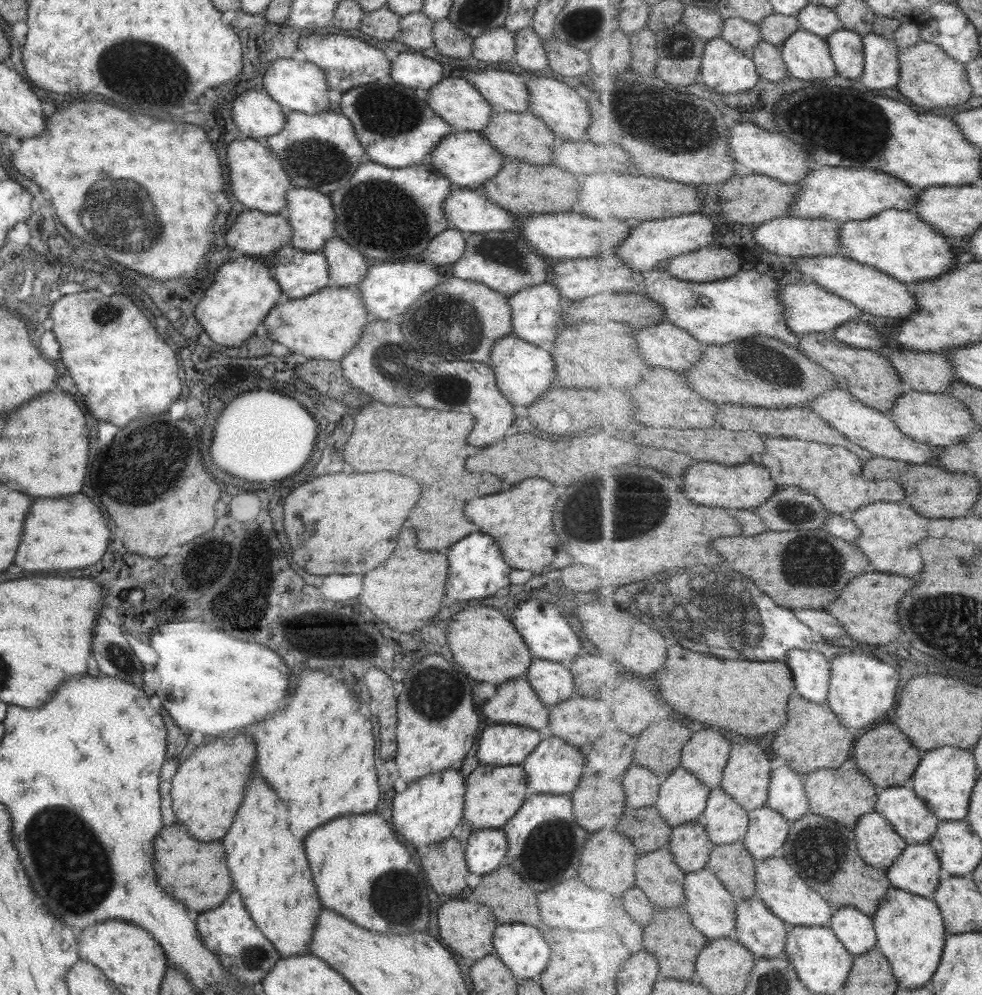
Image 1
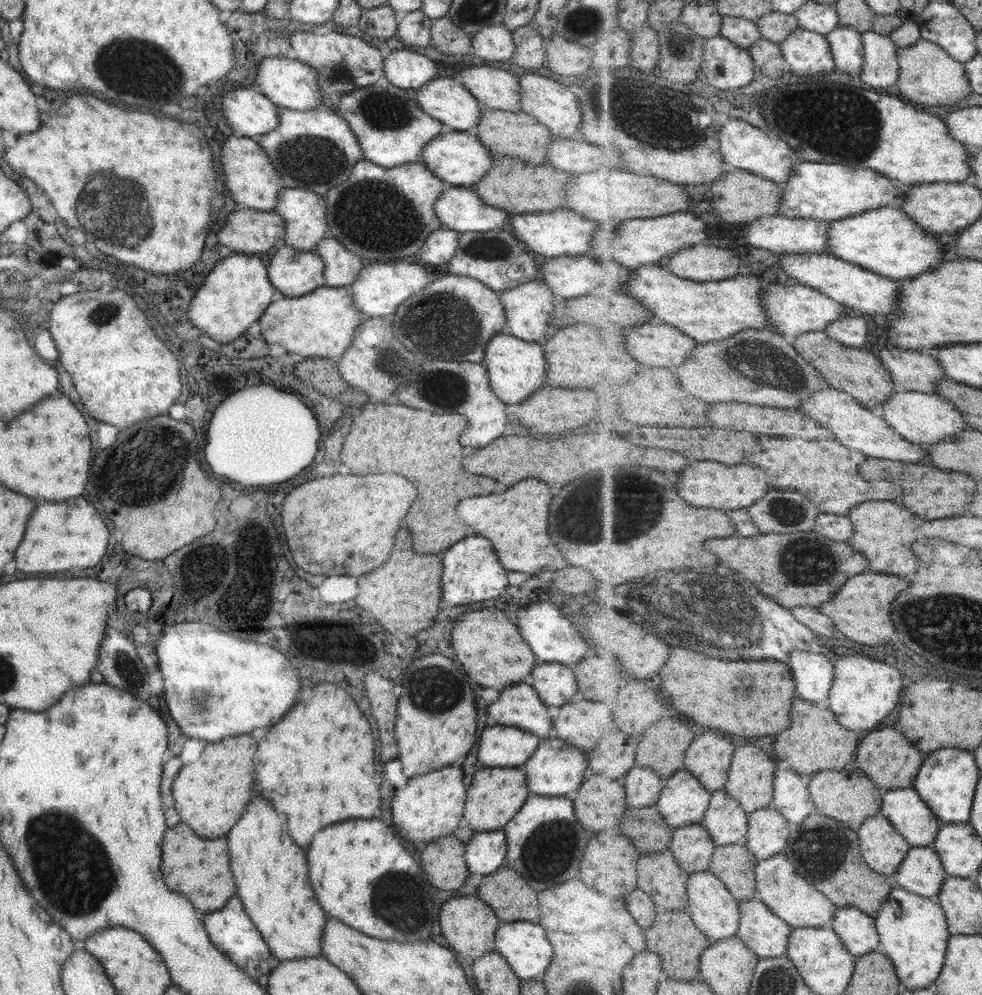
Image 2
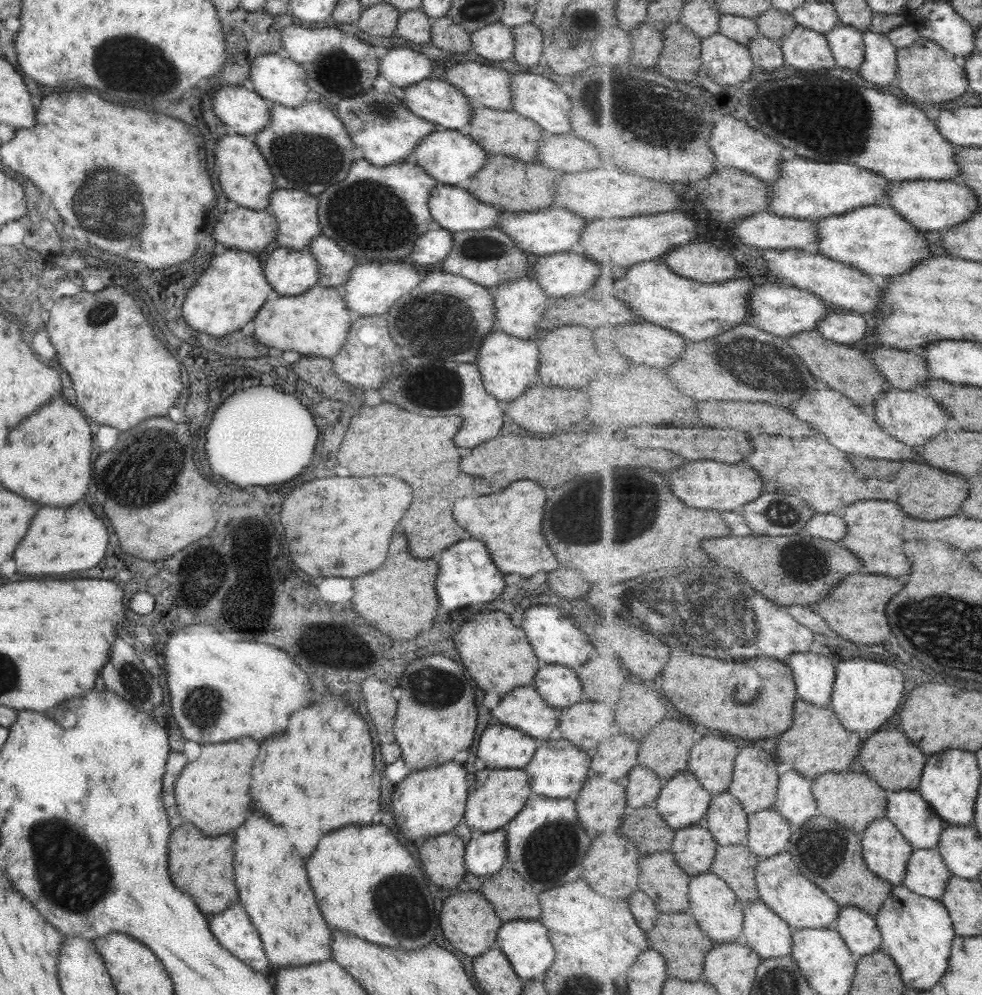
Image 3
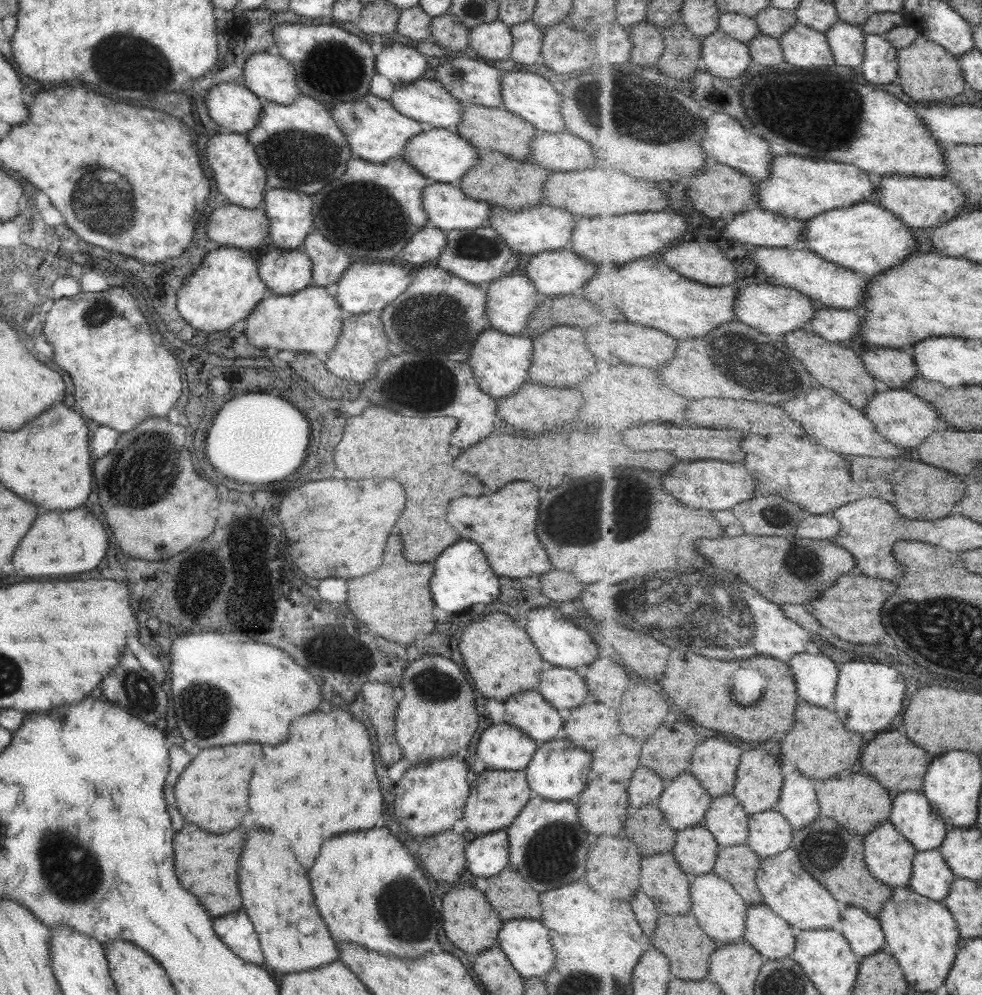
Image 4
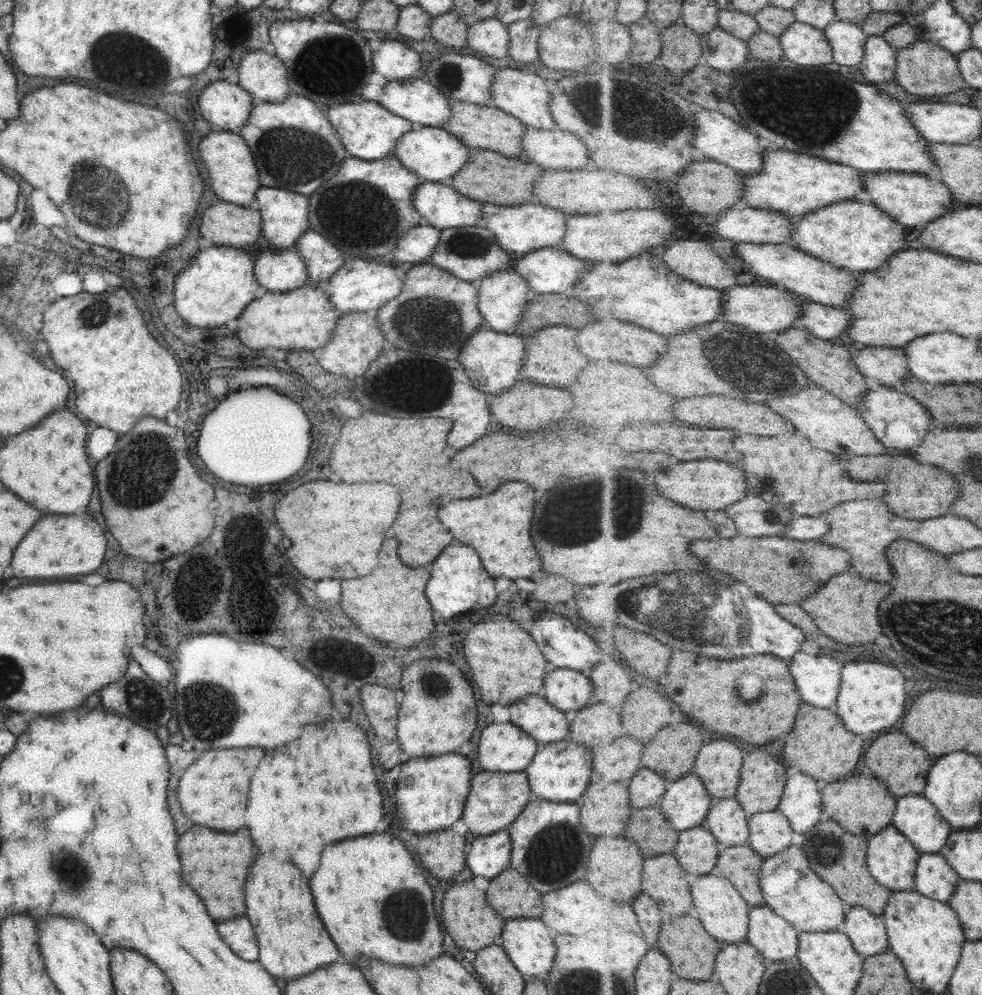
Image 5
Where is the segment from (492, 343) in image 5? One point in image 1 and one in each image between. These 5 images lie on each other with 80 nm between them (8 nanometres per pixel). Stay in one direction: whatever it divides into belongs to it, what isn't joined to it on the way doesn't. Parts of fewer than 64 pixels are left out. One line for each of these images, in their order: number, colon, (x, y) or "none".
1: (523, 372)
2: (515, 368)
3: (508, 365)
4: (500, 362)

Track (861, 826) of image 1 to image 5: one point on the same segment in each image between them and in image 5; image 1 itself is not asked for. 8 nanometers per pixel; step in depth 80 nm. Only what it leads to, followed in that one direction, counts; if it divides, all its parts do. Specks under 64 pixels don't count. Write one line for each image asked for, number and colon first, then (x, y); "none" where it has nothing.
2: (884, 848)
3: (887, 852)
4: (890, 856)
5: (893, 859)

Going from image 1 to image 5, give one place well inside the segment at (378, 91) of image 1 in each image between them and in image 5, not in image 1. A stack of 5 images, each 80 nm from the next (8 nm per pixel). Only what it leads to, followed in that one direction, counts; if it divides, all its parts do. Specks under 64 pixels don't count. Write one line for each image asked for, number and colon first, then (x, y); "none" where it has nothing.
2: (391, 129)
3: (383, 131)
4: (375, 132)
5: (368, 131)

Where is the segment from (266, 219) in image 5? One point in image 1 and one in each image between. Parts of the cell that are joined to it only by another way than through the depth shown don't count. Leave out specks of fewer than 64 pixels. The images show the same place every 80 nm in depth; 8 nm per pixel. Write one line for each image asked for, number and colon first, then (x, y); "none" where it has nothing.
1: (309, 213)
2: (303, 212)
3: (296, 212)
4: (288, 212)

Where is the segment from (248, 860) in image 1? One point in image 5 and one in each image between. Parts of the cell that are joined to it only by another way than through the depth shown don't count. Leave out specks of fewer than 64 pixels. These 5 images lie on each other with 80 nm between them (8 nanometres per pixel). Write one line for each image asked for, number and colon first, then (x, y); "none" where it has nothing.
2: (270, 871)
3: (270, 877)
4: (275, 894)
5: (291, 942)

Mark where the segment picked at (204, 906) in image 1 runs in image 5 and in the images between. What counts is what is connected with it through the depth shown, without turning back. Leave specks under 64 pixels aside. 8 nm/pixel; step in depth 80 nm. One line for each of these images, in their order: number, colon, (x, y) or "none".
2: (197, 869)
3: (200, 866)
4: (206, 865)
5: (214, 865)

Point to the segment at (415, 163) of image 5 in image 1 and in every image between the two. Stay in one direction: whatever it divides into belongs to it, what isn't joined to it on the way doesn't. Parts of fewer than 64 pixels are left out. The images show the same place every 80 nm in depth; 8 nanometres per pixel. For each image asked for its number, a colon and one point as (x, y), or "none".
1: (465, 158)
2: (458, 158)
3: (451, 158)
4: (440, 155)

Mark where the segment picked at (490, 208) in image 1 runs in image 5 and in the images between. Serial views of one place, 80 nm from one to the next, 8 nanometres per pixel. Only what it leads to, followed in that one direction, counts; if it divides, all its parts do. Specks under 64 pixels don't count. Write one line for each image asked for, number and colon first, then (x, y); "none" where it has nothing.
2: (458, 208)
3: (451, 208)
4: (447, 208)
5: (441, 207)

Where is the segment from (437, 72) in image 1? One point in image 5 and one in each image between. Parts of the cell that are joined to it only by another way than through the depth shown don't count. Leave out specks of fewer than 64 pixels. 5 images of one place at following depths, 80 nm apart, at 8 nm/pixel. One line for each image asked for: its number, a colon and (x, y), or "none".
2: (403, 69)
3: (402, 67)
4: (400, 65)
5: (393, 61)

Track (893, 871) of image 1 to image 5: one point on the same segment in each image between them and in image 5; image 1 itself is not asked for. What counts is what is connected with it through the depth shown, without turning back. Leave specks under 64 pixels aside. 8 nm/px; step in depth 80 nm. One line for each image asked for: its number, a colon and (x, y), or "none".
2: (922, 872)
3: (928, 875)
4: (932, 876)
5: (935, 877)

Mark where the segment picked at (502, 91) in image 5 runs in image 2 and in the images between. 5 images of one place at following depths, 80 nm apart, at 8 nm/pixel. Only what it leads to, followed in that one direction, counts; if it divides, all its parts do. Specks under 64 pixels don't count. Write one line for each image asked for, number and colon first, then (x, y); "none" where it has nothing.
2: (551, 103)
3: (538, 99)
4: (532, 98)

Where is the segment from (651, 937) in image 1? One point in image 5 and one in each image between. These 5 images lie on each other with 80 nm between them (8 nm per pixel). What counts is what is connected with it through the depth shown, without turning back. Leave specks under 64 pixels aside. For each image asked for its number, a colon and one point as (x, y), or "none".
2: (675, 938)
3: (685, 945)
4: (689, 948)
5: (693, 951)

